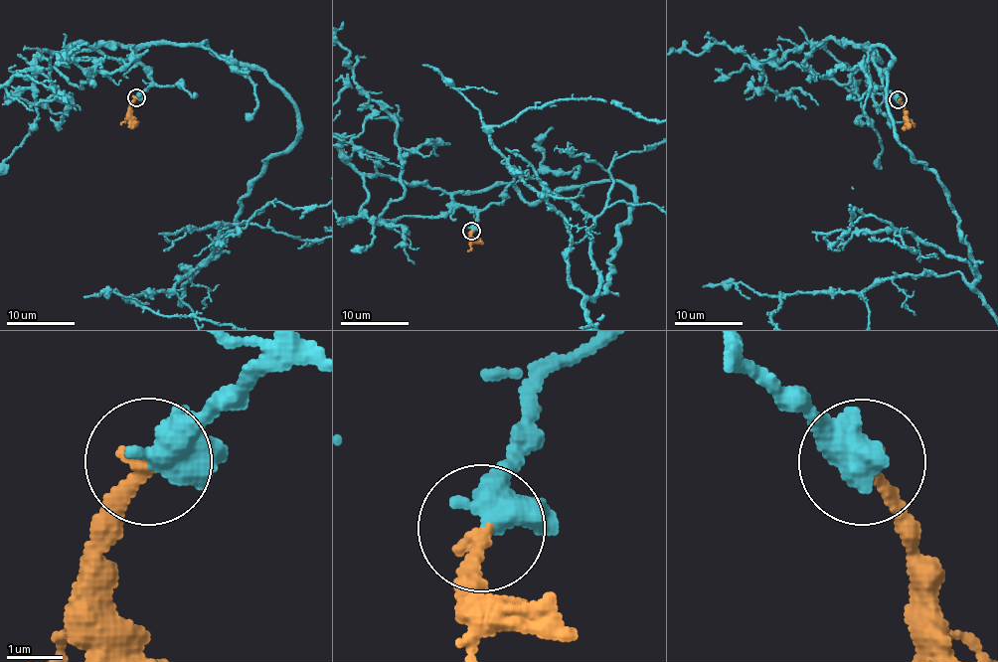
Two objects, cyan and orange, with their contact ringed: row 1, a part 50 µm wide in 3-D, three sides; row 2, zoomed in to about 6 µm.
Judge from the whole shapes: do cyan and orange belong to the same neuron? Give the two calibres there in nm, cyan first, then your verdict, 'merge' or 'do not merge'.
calibres 440 and 280 nm; merge

